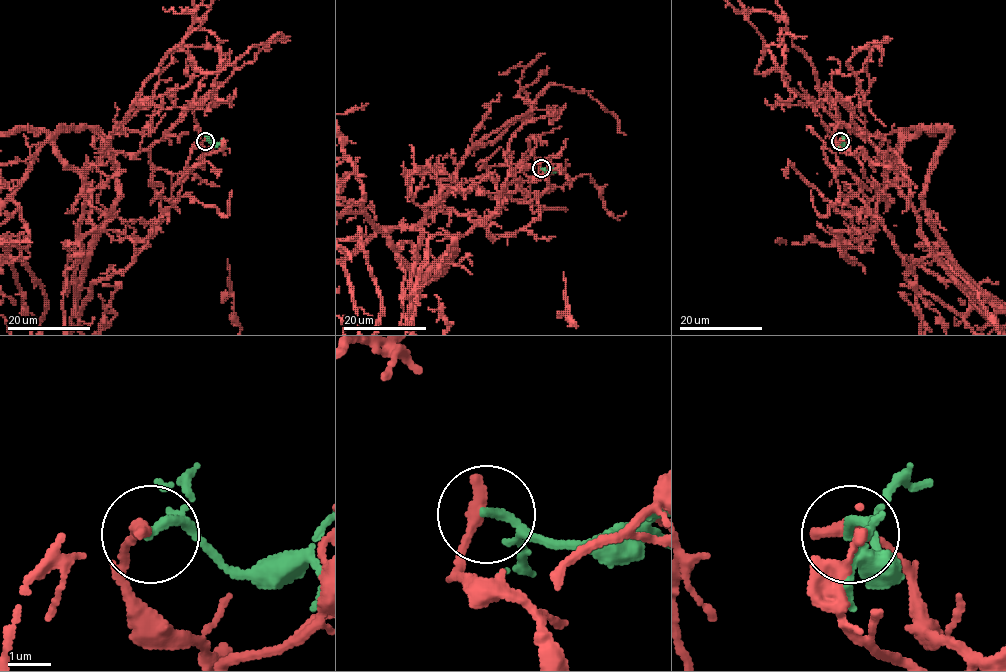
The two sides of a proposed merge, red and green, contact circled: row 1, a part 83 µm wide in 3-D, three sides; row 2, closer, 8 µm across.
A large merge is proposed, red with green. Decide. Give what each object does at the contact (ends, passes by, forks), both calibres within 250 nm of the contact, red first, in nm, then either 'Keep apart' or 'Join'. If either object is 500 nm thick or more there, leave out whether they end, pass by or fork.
At the ring red ends. At the ring green passes by. Thickness 380 nm (red) against 150 nm. Keep apart

